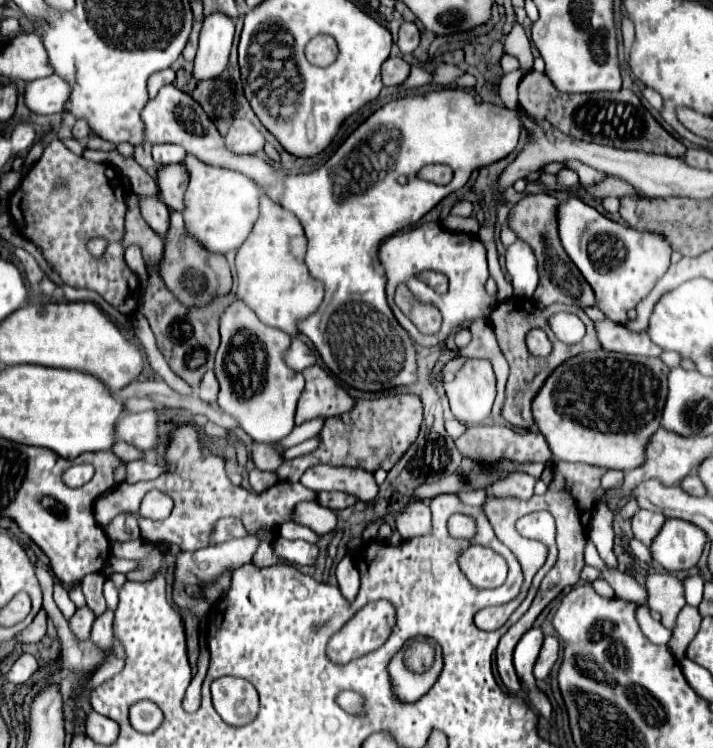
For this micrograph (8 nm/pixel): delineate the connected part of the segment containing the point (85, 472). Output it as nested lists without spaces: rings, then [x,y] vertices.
[[[80,464],[80,466],[72,466],[66,470],[64,474],[64,484],[72,486],[72,488],[78,488],[82,484],[86,484],[94,474],[94,468],[90,464]]]

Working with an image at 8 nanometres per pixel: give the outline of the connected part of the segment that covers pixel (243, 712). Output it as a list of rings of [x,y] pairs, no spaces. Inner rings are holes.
[[[224,676],[212,682],[212,702],[226,724],[246,726],[258,716],[256,688],[242,678]]]

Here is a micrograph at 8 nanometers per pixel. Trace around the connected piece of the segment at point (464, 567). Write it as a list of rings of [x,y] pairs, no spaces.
[[[470,546],[460,558],[460,570],[476,588],[496,588],[504,584],[508,566],[504,558],[500,558],[494,550],[486,546]]]

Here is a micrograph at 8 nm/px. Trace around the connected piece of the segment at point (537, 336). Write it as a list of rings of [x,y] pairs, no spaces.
[[[530,330],[526,344],[528,344],[528,350],[532,350],[532,354],[536,356],[548,356],[552,350],[552,344],[542,330]]]

